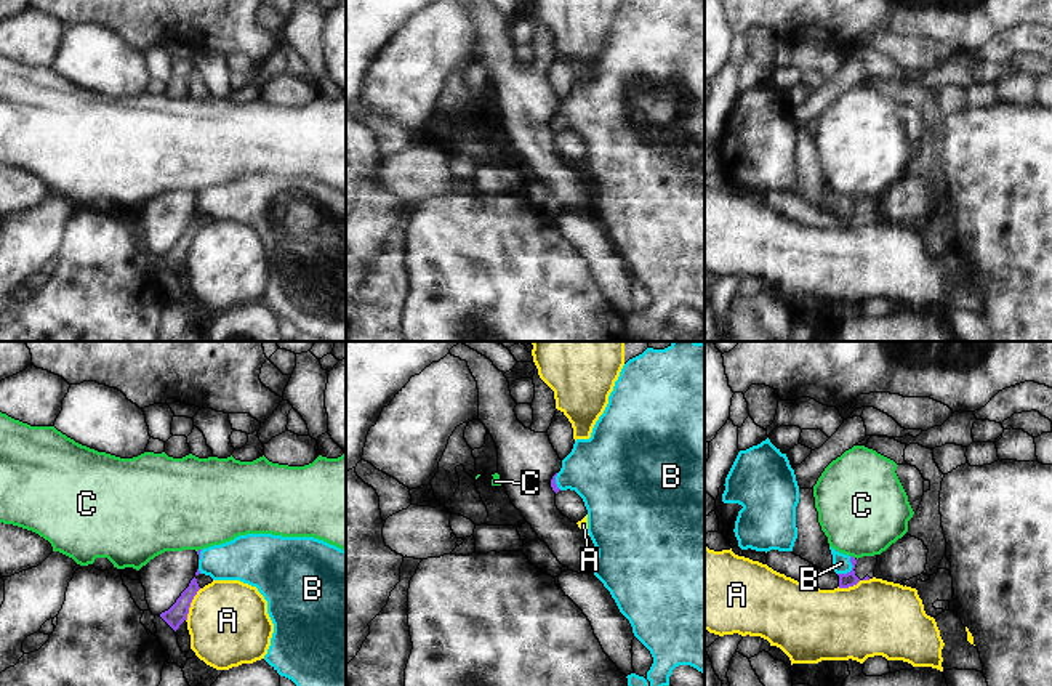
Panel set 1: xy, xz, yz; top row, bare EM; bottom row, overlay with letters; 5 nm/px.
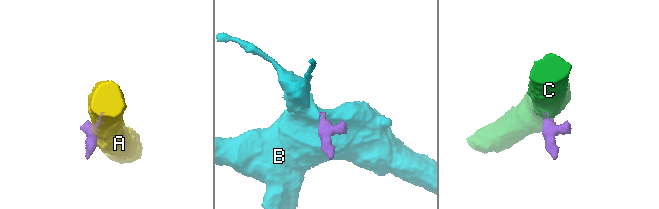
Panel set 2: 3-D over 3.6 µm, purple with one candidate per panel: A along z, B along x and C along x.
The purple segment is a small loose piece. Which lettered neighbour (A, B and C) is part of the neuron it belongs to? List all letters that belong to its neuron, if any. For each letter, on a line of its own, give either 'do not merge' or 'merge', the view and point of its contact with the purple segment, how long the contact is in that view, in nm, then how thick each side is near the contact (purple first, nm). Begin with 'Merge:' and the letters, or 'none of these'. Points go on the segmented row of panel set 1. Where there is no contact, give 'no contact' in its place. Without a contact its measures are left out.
Merge: B
A: do not merge; meets purple in xy at (189, 605); contact 180 nm long; 100 nm thick on the purple side, 400 nm on the other
B: merge; meets purple in yz at (852, 569); contact 120 nm long; 70 nm thick on the purple side, 90 nm on the other
C: do not merge; meets purple in yz at (852, 556); contact 30 nm long; 70 nm thick on the purple side, 460 nm on the other

